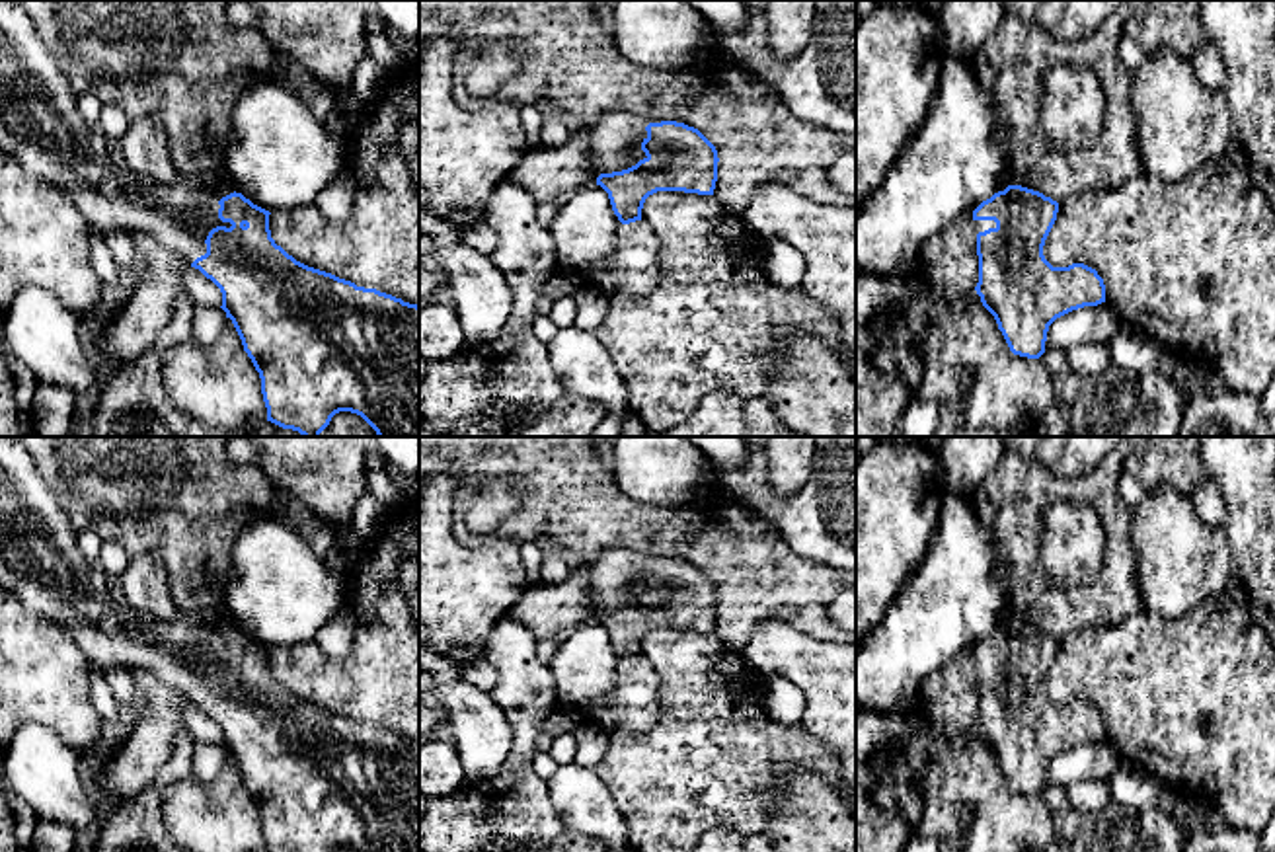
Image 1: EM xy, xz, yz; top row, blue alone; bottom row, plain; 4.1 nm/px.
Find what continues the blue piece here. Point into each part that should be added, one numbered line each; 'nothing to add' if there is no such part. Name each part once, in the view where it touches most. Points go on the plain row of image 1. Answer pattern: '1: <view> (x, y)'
1: xy (41, 564)

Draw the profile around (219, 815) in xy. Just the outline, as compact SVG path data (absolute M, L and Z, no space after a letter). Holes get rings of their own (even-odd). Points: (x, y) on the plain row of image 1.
M230 755L211 782L162 786L160 813L168 834L189 852L267 852L259 809Z

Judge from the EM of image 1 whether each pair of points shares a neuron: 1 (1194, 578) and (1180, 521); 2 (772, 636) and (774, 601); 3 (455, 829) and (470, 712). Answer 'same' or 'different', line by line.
1: same
2: different
3: different

